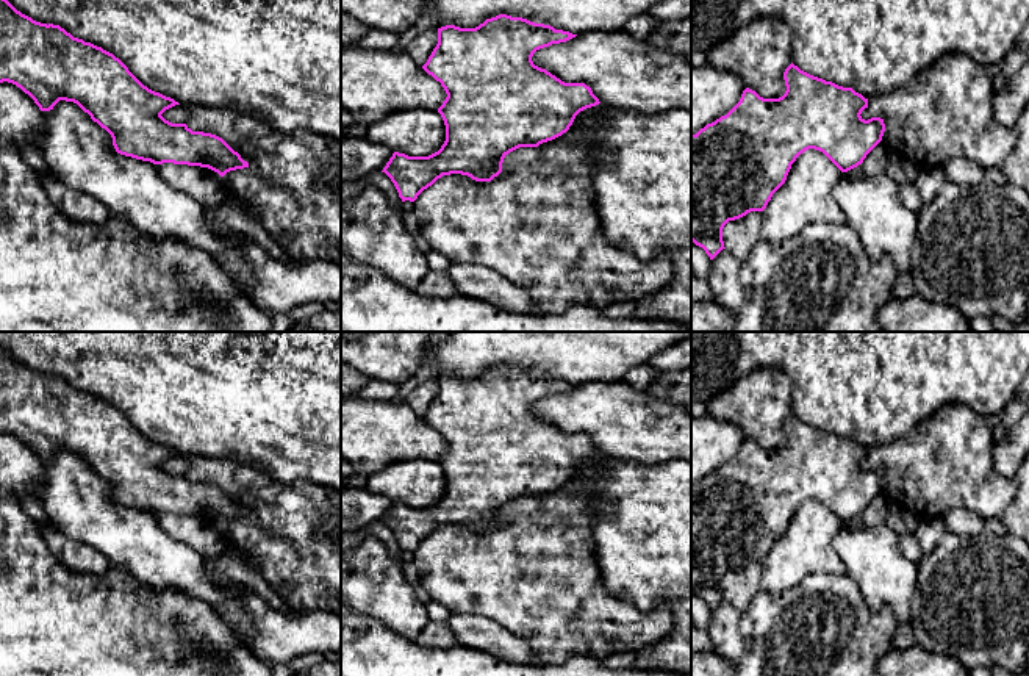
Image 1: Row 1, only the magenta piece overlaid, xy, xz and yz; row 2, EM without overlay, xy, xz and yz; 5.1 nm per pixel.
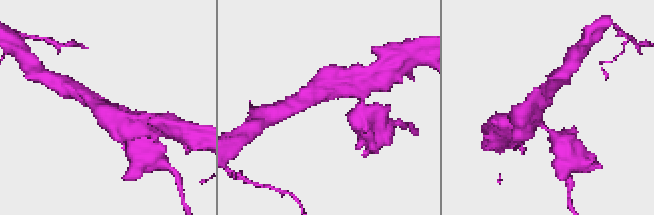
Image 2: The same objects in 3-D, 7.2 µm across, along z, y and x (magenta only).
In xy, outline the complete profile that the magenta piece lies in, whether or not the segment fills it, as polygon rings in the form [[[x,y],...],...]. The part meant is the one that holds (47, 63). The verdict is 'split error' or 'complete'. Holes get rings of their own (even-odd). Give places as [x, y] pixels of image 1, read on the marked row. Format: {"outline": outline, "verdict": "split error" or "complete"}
{"outline": [[[0,0],[0,83],[3,81],[20,88],[41,111],[53,110],[59,100],[77,103],[111,135],[120,155],[153,164],[208,167],[220,177],[249,167],[222,138],[166,120],[161,114],[180,103],[144,86],[113,53],[74,38],[59,25],[33,20],[8,0]]], "verdict": "complete"}

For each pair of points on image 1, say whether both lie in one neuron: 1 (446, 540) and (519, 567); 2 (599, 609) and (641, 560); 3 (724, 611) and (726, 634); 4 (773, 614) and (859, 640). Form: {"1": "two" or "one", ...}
{"1": "one", "2": "two", "3": "one", "4": "one"}

